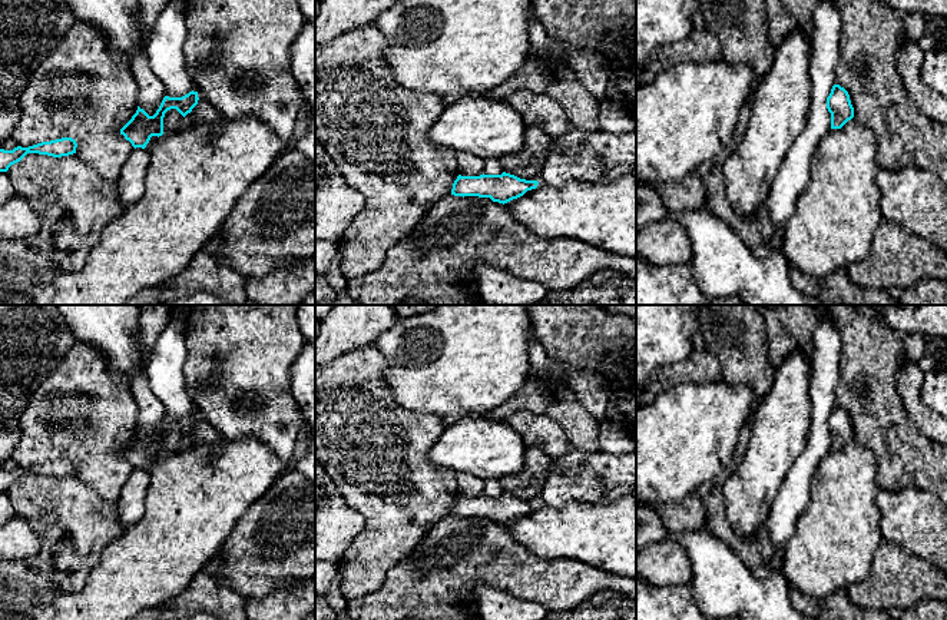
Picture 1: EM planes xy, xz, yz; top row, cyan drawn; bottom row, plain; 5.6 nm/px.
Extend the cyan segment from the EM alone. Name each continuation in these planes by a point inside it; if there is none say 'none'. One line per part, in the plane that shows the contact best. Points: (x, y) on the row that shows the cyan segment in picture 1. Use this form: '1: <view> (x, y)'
none

